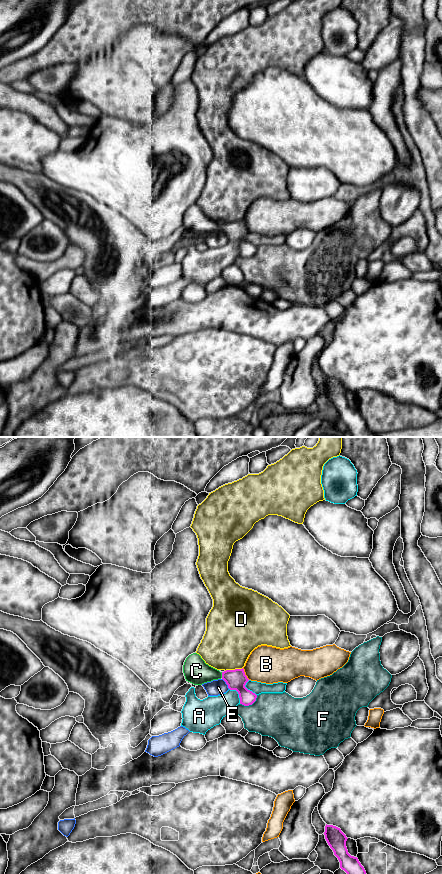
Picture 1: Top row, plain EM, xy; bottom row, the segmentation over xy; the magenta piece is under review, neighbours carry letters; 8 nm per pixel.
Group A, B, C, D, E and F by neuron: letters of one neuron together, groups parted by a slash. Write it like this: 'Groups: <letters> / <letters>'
Groups: A / B / C / D / E / F

